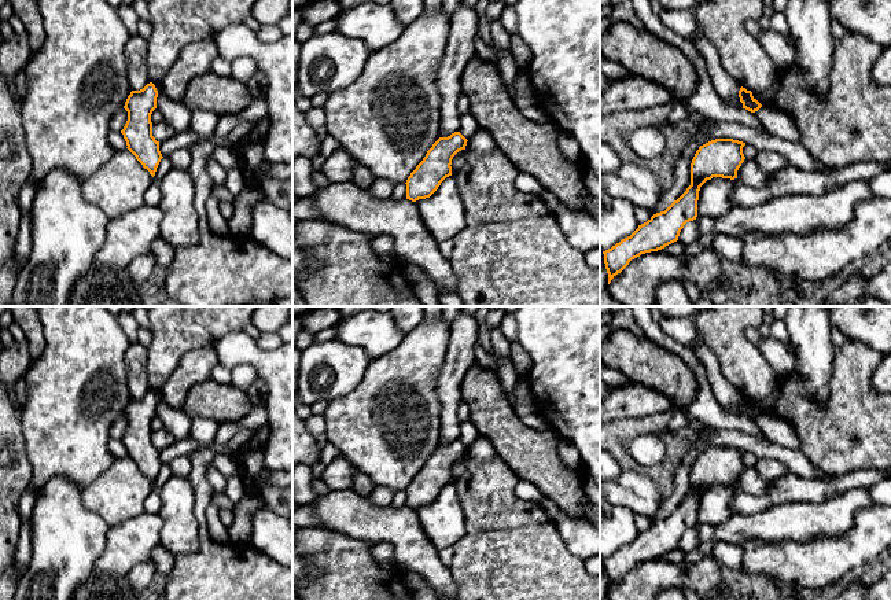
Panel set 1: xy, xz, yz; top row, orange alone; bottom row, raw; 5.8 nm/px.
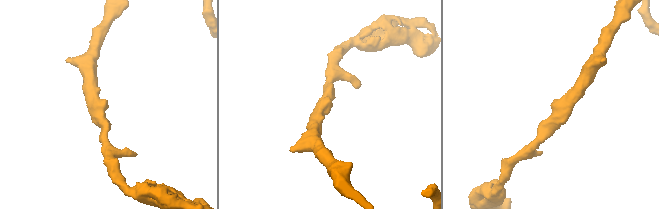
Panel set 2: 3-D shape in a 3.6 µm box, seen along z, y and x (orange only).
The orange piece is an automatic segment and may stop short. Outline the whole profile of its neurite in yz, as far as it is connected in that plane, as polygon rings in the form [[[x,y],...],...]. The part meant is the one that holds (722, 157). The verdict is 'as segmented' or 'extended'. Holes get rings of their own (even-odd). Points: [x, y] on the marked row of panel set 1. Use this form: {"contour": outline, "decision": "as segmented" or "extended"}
{"contour": [[[715,139],[699,147],[691,163],[691,185],[664,211],[647,222],[611,249],[603,251],[608,284],[632,259],[658,251],[678,240],[684,225],[697,217],[700,187],[713,177],[737,178],[744,162],[745,143],[733,139]]], "decision": "as segmented"}

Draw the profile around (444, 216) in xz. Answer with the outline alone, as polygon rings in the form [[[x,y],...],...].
[[[456,176],[446,177],[430,198],[419,199],[415,205],[438,244],[453,240],[465,227],[465,210],[457,191]]]

